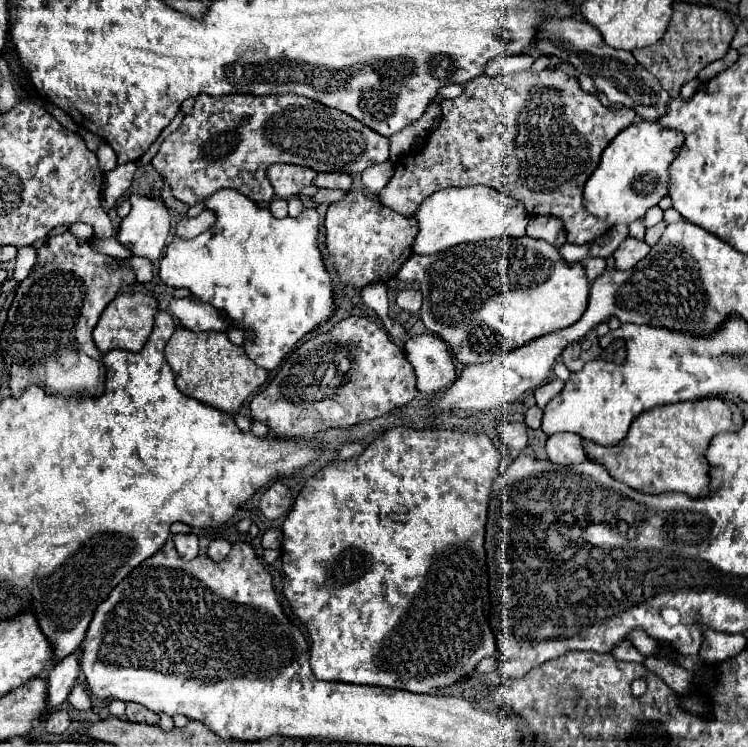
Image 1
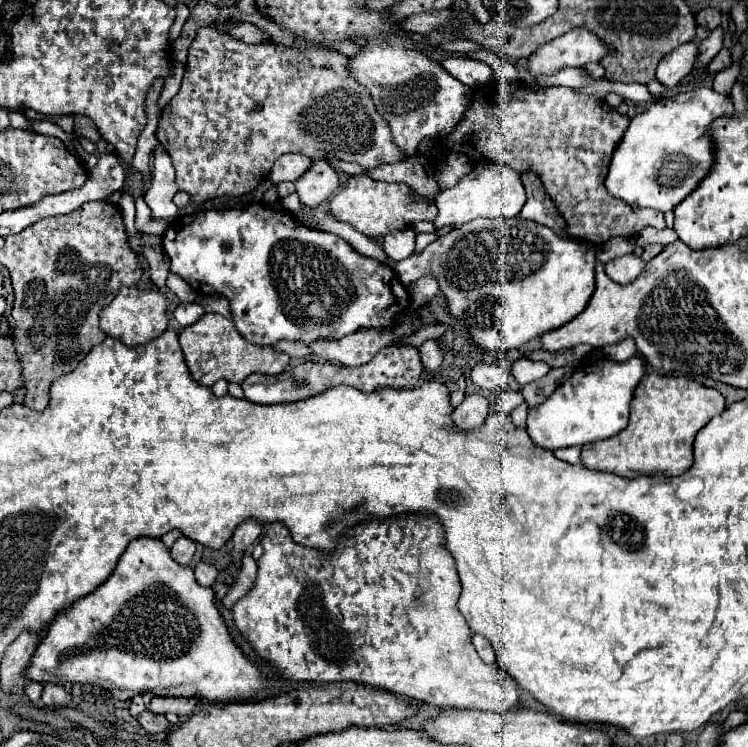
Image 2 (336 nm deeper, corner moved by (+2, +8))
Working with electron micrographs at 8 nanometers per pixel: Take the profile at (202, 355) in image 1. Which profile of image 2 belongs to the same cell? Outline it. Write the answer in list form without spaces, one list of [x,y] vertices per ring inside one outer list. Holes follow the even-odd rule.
[[[203,314],[195,324],[187,326],[179,334],[179,342],[185,354],[185,362],[189,366],[191,378],[197,384],[213,386],[217,380],[227,380],[241,384],[249,374],[281,374],[289,362],[289,356],[277,352],[269,346],[257,346],[247,342],[235,328],[231,320],[225,320],[221,314]]]

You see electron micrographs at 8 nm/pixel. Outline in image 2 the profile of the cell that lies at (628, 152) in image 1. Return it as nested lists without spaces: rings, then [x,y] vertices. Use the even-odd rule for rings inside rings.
[[[695,86],[683,94],[673,98],[659,100],[651,104],[645,112],[637,114],[629,128],[625,130],[619,146],[613,152],[609,172],[605,178],[605,188],[611,196],[621,198],[631,208],[655,208],[659,212],[673,210],[691,190],[695,190],[697,182],[707,174],[711,168],[711,138],[707,138],[707,126],[719,116],[731,116],[731,100],[727,96],[717,94],[709,86]]]

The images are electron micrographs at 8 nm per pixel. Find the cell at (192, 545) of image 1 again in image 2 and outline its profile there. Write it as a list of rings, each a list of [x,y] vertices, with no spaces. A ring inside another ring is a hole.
[[[181,536],[181,538],[171,546],[171,556],[173,556],[179,564],[189,564],[189,562],[193,560],[195,548],[197,548],[197,544],[195,544],[191,538]]]

